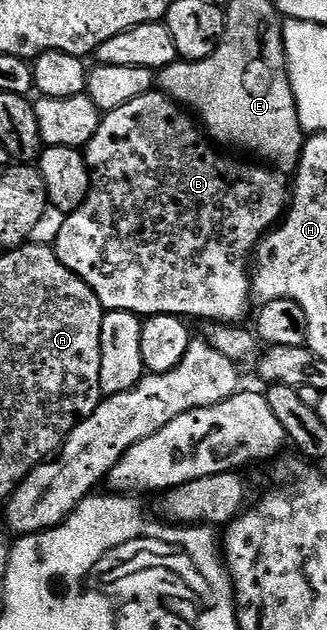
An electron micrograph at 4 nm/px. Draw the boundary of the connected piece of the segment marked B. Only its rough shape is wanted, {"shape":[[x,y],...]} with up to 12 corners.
{"shape":[[161,92],[52,249],[103,311],[241,323],[287,179]]}

